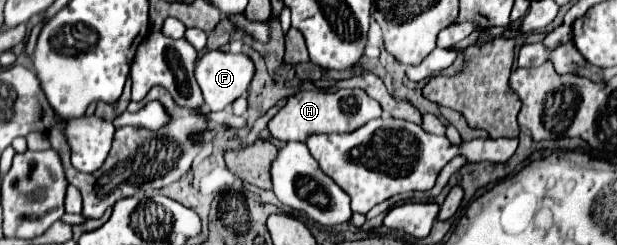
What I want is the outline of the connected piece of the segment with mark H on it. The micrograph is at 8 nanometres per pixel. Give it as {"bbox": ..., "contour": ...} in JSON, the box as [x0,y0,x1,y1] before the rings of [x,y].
{"bbox":[267,88,381,142],"contour":[[[359,88],[323,92],[323,90],[299,90],[295,96],[287,98],[285,106],[269,120],[267,128],[271,136],[279,142],[305,142],[307,134],[331,134],[331,132],[351,132],[381,116],[381,106]]]}

